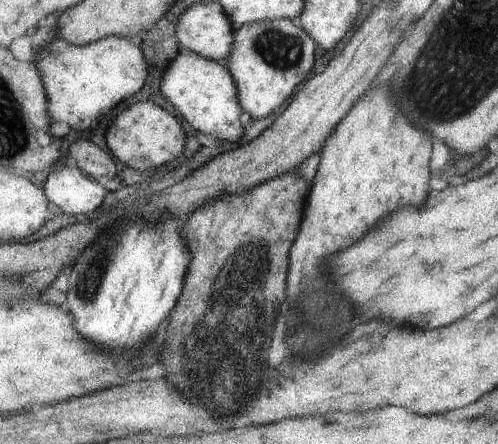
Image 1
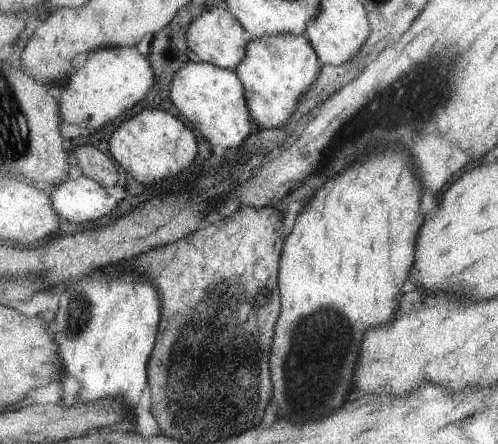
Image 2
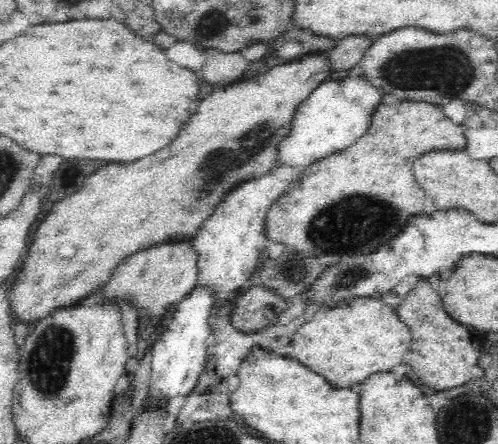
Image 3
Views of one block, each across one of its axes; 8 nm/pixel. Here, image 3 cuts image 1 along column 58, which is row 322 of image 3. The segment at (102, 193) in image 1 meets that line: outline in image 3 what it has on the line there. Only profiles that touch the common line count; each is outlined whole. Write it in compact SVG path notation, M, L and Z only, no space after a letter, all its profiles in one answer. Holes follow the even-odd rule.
M196 288L190 296L186 296L178 310L174 312L174 320L170 322L170 328L164 332L164 336L152 346L152 358L150 358L150 384L144 400L142 414L164 420L168 416L168 402L176 396L192 396L196 392L196 386L200 382L200 376L204 372L204 366L208 362L208 346L212 340L210 322L214 318L214 298L208 296L208 292L202 292Z

